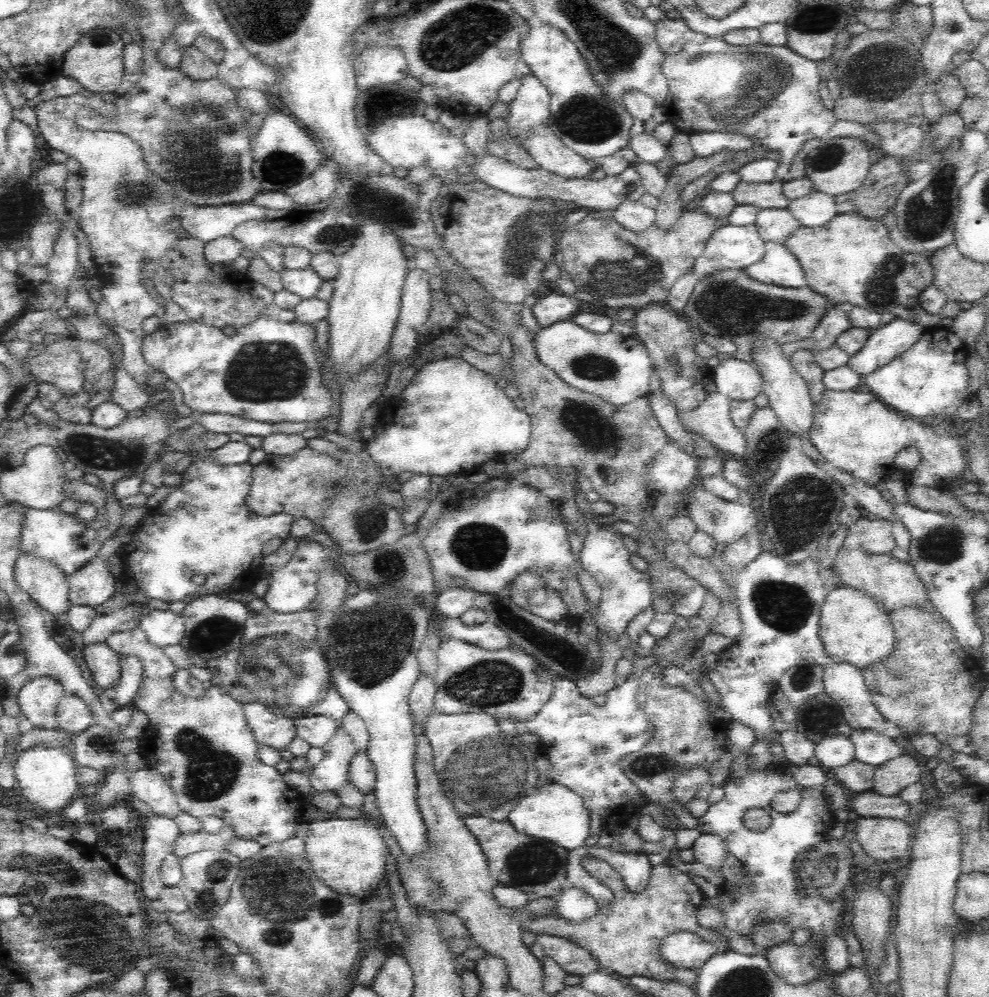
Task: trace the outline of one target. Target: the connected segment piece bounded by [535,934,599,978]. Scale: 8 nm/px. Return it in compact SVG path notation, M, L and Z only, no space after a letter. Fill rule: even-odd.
M536 934L535 942L542 946L545 956L552 958L567 975L582 978L598 971L599 961L593 954L566 938Z

